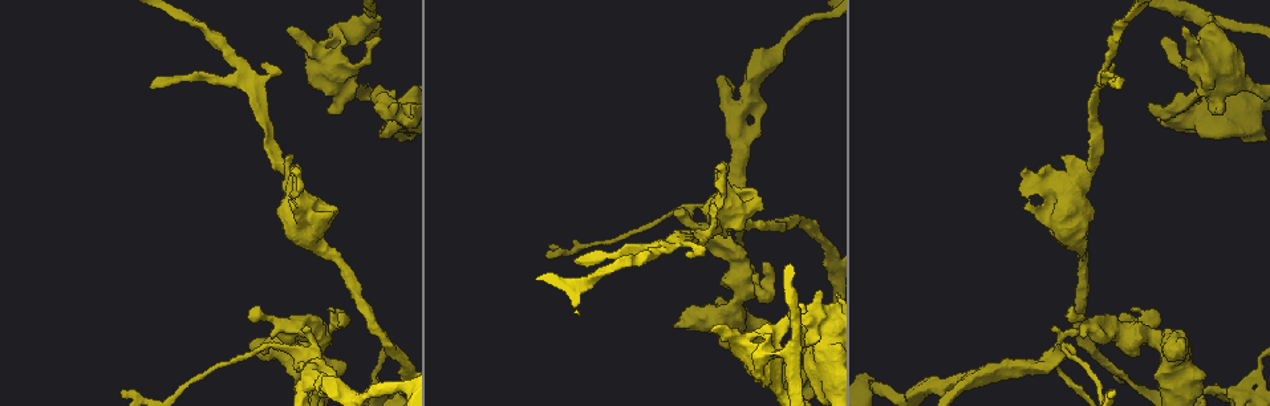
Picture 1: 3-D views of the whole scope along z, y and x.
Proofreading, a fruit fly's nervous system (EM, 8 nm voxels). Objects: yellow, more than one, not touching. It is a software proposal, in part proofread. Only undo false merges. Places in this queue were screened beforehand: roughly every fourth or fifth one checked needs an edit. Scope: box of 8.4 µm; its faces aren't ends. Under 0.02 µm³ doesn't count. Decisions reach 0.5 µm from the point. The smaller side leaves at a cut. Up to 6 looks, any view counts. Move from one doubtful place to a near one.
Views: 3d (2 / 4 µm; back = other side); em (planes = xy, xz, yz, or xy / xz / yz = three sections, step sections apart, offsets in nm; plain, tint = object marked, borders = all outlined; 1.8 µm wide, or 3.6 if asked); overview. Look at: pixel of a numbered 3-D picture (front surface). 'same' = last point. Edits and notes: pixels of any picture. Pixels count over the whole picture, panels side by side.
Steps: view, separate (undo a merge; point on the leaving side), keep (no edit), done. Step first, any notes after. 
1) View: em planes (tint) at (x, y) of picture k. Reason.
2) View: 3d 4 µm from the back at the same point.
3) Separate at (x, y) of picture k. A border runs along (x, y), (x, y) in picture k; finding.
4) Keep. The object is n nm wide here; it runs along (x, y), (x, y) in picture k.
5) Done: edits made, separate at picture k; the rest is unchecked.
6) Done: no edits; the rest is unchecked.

View: 3d 4 µm at (787, 354) of picture 1. Three-way junction.

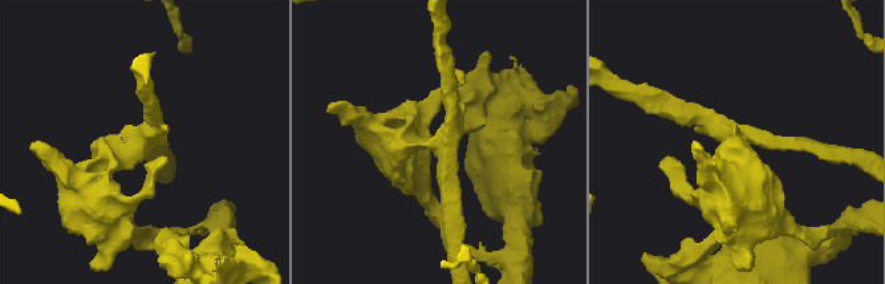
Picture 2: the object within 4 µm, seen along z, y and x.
View: em planes (tint) at (141, 138) of picture 2. Need the tissue.

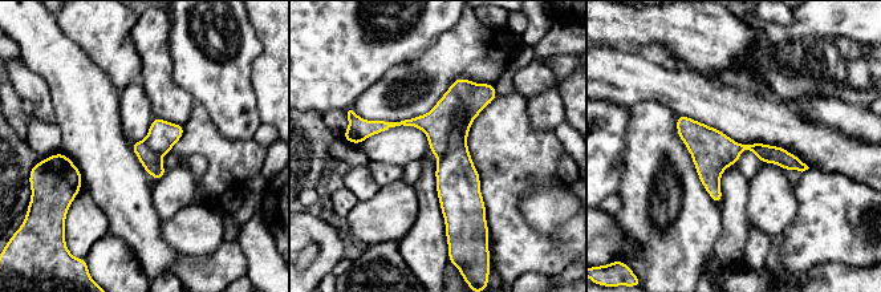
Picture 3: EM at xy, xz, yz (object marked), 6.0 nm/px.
Separate at (455, 174) of picture 3. The object is 180 nm wide here; a second neuron is stuck on.

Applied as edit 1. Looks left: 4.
View: overview. Redraw.

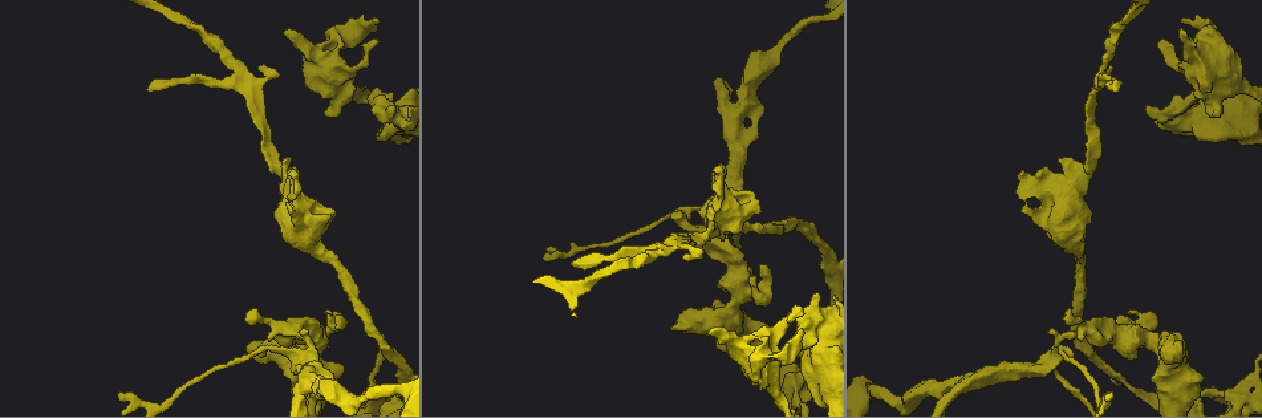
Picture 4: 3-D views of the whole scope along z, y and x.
View: em xz step 16 (tint) at (234, 82) of picture 4. A fork.

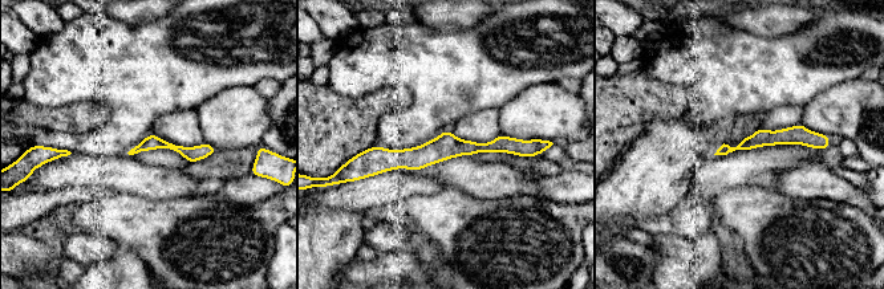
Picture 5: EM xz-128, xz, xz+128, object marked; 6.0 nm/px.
View: em planes (tint) at the same point. Cut it another way.

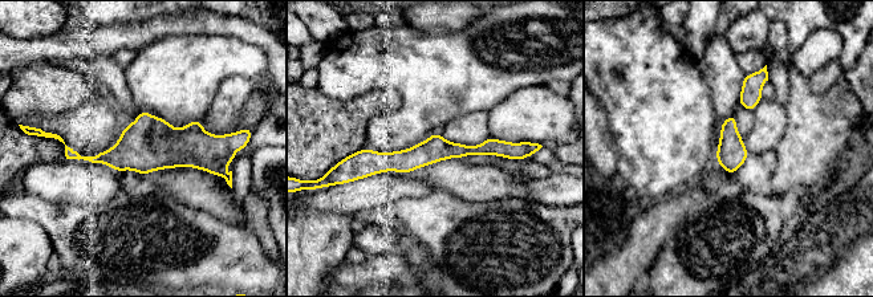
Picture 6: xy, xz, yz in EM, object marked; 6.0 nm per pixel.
Keep. The object is 160 nm wide here; it runs along (515, 155), (431, 150), (357, 163) in picture 6; one neuron here.

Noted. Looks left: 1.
View: em planes (tint) at (311, 384) of picture 4. Three arms meet.

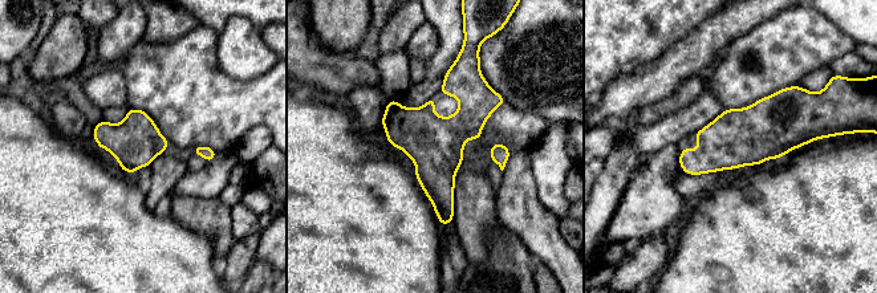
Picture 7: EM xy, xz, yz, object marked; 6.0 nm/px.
Keep. It runs along (455, 70), (466, 119), (442, 143), (442, 220) in picture 7; continuous, no second neuron.

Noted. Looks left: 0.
Done: edits made, separate at picture 3; the rest is unchecked.

